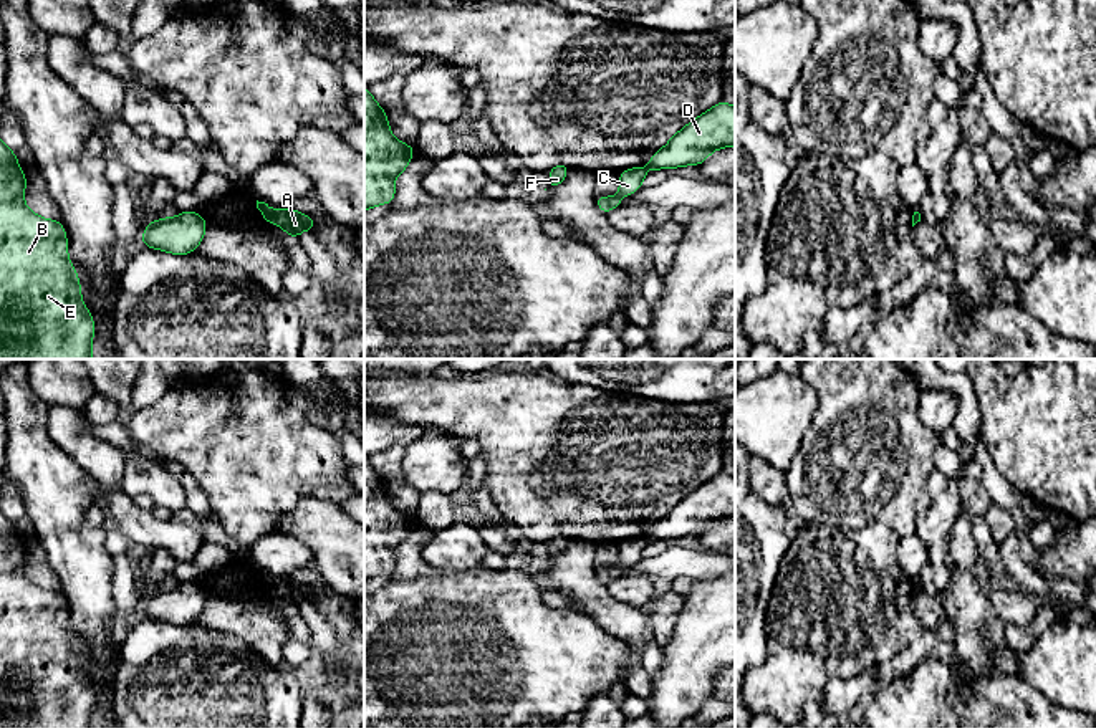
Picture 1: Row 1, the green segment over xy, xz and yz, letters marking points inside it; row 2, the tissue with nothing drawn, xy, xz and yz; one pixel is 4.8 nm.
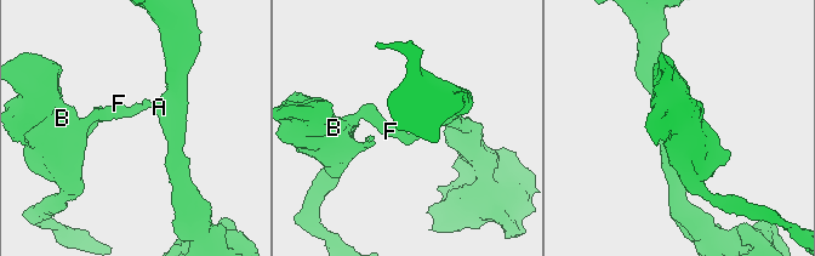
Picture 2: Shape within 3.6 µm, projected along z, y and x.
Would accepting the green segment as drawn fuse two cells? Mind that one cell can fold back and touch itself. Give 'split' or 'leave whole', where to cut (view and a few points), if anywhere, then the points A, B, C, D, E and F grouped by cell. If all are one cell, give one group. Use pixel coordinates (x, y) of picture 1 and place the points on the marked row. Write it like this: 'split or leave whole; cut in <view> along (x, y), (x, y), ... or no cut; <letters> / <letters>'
split; cut in xy along (277, 212), (274, 222); A D / B C E F

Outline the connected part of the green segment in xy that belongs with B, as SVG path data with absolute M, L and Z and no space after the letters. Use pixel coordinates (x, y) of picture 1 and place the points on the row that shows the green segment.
M0 141L0 359L91 359L94 319L81 301L81 285L73 263L68 260L66 230L60 220L41 218L23 202L26 175L17 162L17 154Z

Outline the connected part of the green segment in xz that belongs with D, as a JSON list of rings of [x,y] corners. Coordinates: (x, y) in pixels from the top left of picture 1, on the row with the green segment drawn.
[[[720,101],[675,132],[647,162],[649,170],[700,165],[715,149],[735,146],[735,108]]]

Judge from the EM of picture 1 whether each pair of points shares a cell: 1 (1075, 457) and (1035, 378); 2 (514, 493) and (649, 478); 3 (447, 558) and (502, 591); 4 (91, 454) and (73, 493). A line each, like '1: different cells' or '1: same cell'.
1: same cell
2: same cell
3: different cells
4: different cells

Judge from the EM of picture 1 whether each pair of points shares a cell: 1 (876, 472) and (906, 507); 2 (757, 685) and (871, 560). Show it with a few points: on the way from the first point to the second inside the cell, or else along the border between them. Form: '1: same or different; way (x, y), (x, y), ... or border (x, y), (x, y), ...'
1: same; way (886, 475), (899, 488), (899, 497)
2: same; way (790, 657), (841, 593)

